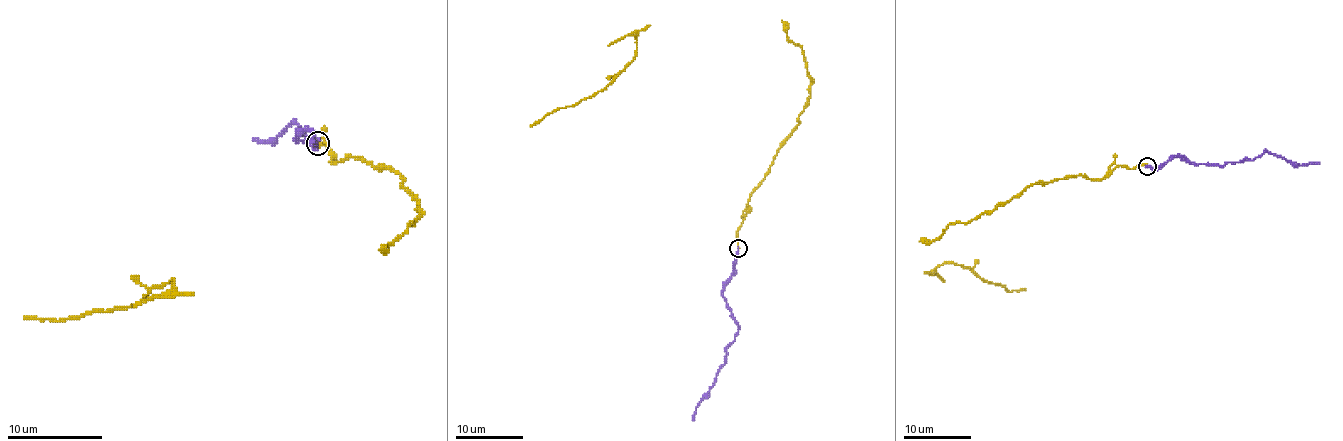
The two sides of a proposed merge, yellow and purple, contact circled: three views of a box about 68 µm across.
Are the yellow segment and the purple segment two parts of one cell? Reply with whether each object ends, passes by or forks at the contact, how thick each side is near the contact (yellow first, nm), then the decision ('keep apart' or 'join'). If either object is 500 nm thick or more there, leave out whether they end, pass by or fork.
yellow ends | purple ends | 170/220 nm | join

